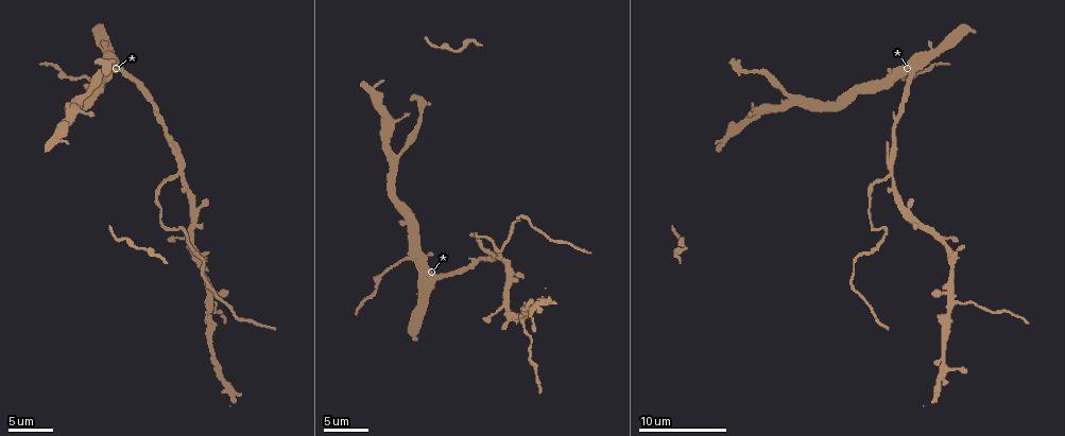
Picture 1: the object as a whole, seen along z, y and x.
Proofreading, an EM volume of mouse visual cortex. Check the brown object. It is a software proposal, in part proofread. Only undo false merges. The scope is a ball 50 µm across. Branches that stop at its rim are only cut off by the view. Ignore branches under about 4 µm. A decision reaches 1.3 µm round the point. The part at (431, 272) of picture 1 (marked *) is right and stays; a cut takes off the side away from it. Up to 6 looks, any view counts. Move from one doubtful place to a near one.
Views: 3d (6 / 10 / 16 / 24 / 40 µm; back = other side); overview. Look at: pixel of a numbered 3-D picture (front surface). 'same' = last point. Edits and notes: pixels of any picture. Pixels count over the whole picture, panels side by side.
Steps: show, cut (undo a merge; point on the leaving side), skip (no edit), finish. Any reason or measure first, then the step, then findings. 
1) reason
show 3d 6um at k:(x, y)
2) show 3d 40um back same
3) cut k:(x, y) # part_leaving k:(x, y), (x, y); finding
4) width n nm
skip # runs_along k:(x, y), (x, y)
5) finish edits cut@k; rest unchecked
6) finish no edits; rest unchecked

show 3d 6um at 1:(792, 96)

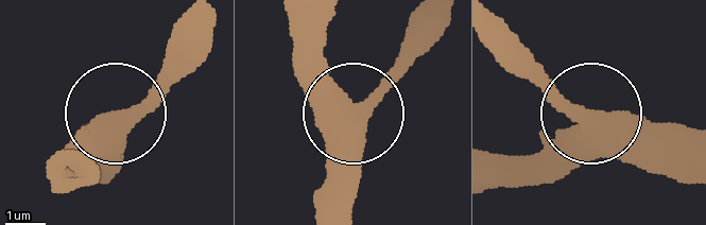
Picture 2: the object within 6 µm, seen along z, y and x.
show 3d 6um back at 2:(361, 108)

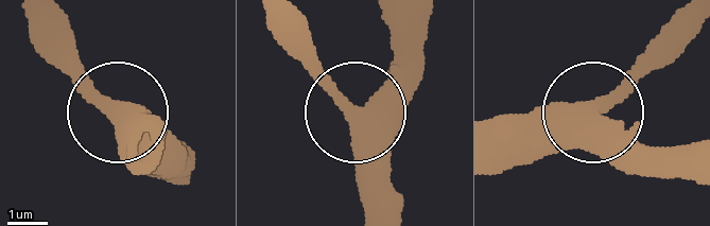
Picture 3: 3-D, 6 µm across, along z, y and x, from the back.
skip # runs_along 3:(131, 140), (110, 100), (42, 32); continuous, no second cell

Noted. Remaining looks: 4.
show 3d 10um at 1:(408, 255)

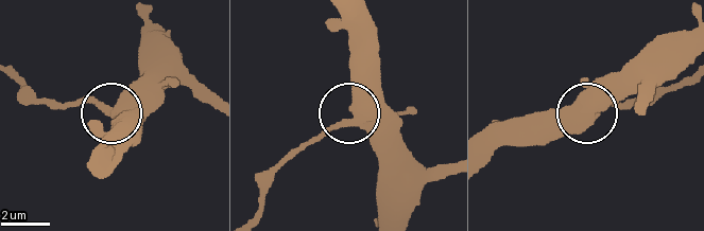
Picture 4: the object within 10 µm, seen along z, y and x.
width 540 nm
cut 4:(87, 102) # part_leaving 4:(358, 124), (305, 142), (273, 178), (260, 209); a second cell is stuck on

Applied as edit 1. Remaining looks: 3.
show overview

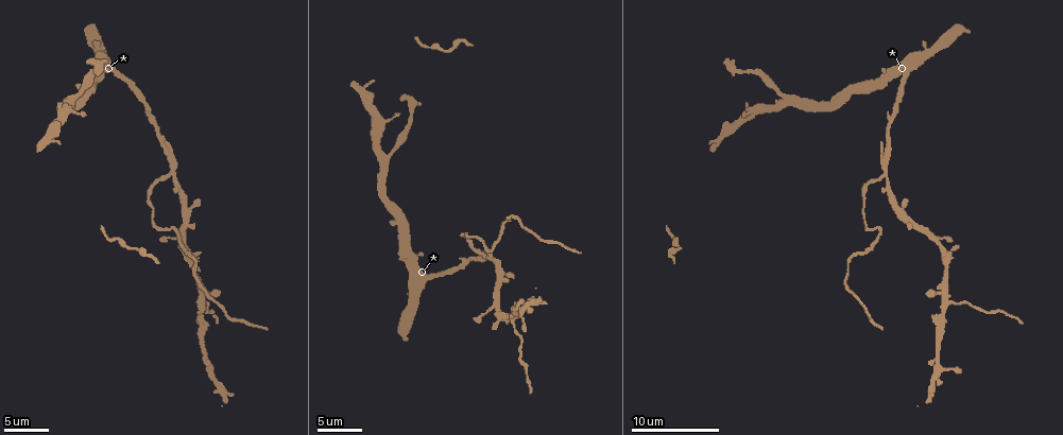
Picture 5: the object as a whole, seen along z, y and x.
a fork
show 3d 6um at 5:(171, 175)

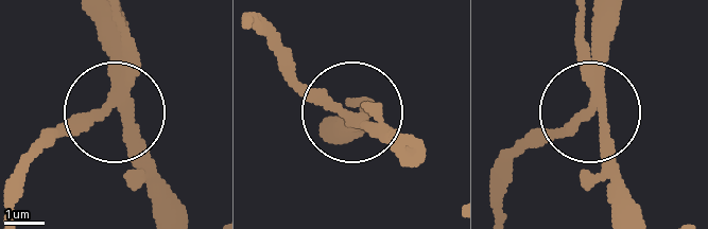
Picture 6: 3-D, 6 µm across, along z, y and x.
other side
show 3d 6um back at 6:(112, 112)

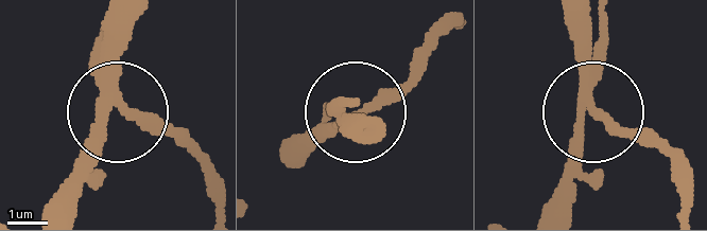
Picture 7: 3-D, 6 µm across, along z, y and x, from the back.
side_arm 32 um
cut 7:(601, 18) # part_leaving 7:(108, 80), (200, 167), (217, 208); a second cell is stuck on

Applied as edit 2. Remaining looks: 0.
finish edits cut@4, cut@7; rest unchecked

